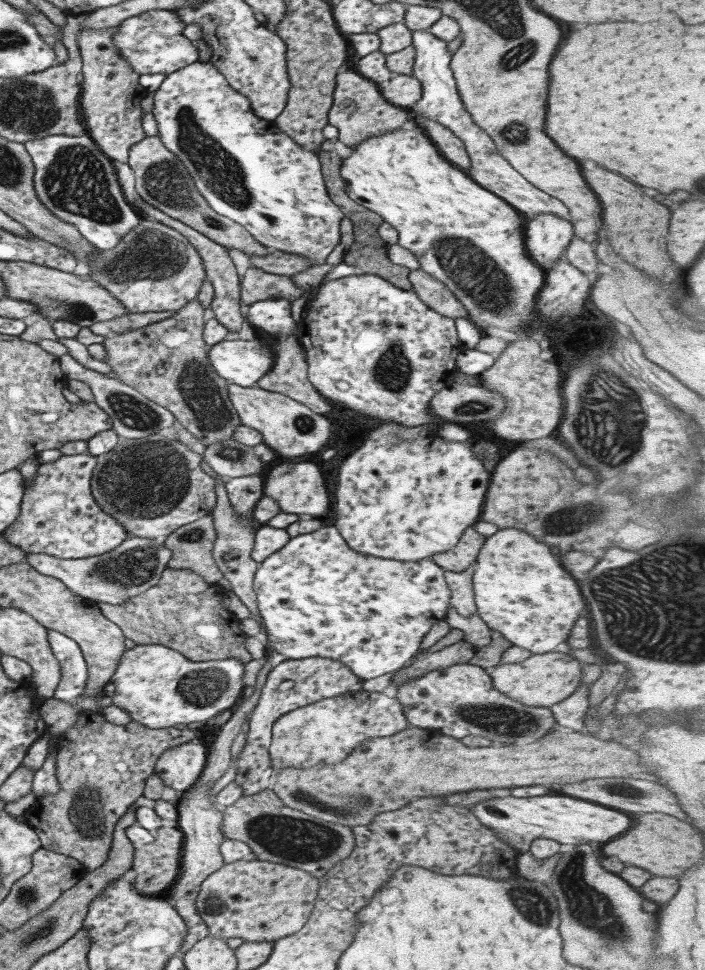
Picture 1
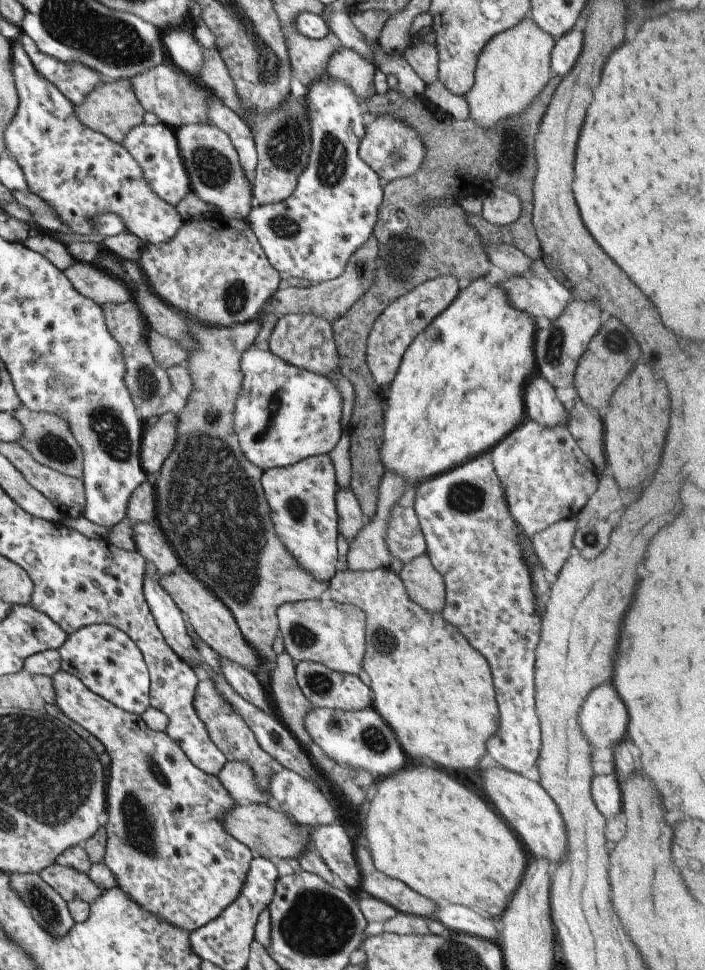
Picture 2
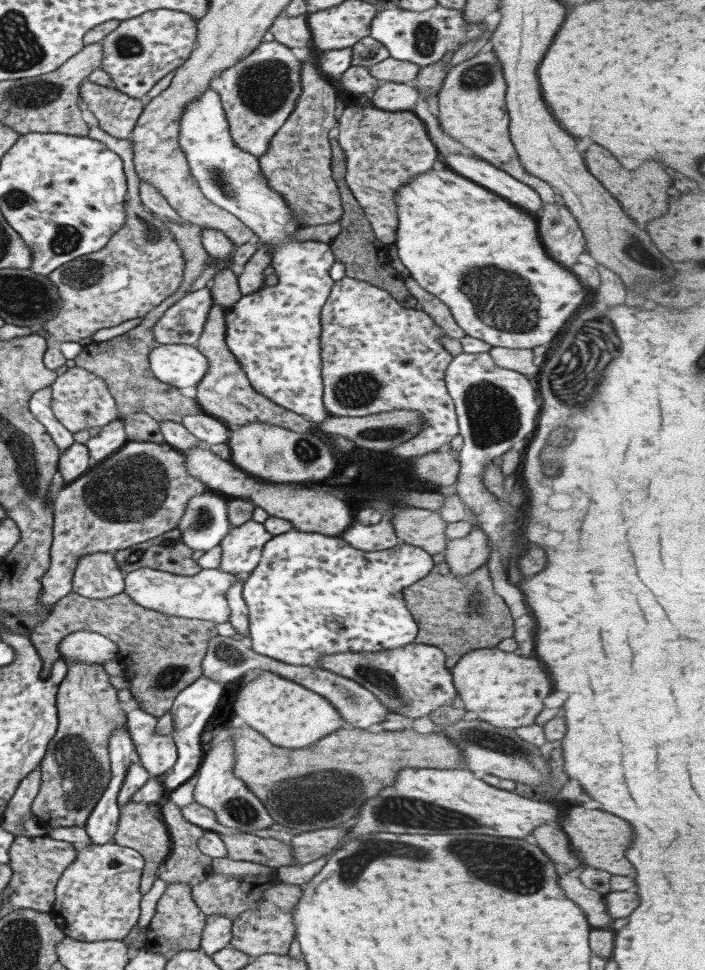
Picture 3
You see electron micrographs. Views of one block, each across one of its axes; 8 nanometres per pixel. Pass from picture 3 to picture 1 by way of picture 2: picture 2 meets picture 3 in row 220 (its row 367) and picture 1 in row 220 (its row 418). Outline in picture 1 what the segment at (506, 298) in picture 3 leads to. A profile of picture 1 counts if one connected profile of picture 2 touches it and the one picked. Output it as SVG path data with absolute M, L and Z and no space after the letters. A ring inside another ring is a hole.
M418 124L410 130L398 129L381 135L364 140L343 159L340 174L346 181L348 196L398 231L398 244L416 256L420 269L441 280L454 293L480 331L496 326L522 336L529 326L544 327L535 302L545 284L546 270L527 254L525 218L511 204L480 188L462 170L444 160Z

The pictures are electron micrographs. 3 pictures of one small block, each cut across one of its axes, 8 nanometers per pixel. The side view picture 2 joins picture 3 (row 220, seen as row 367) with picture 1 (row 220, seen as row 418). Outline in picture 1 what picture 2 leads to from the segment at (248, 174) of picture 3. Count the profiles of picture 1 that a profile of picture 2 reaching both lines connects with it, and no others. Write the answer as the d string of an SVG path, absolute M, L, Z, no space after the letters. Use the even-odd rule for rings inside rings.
M208 60L196 61L187 67L180 68L176 72L171 72L166 76L162 85L154 92L154 119L158 123L158 136L160 136L162 145L176 157L178 157L193 178L198 192L209 202L212 210L229 220L242 225L252 236L267 246L270 250L284 251L293 255L306 257L312 266L318 266L327 262L327 256L338 246L341 239L341 221L345 218L344 214L337 204L328 194L321 171L320 159L315 152L310 152L306 148L300 148L298 144L292 141L290 136L286 136L276 123L272 120L262 120L252 112L250 108L250 99L240 95L234 88L230 88L228 81L225 80L221 72Z

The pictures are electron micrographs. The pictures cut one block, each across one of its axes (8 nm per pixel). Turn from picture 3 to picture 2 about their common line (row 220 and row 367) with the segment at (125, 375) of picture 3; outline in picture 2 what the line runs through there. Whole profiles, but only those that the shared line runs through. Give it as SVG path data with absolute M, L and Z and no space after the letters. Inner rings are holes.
M148 324L148 348L150 348L150 354L152 358L156 360L156 364L160 368L170 368L170 366L184 365L188 360L188 354L176 340L160 334L158 330L154 330Z

